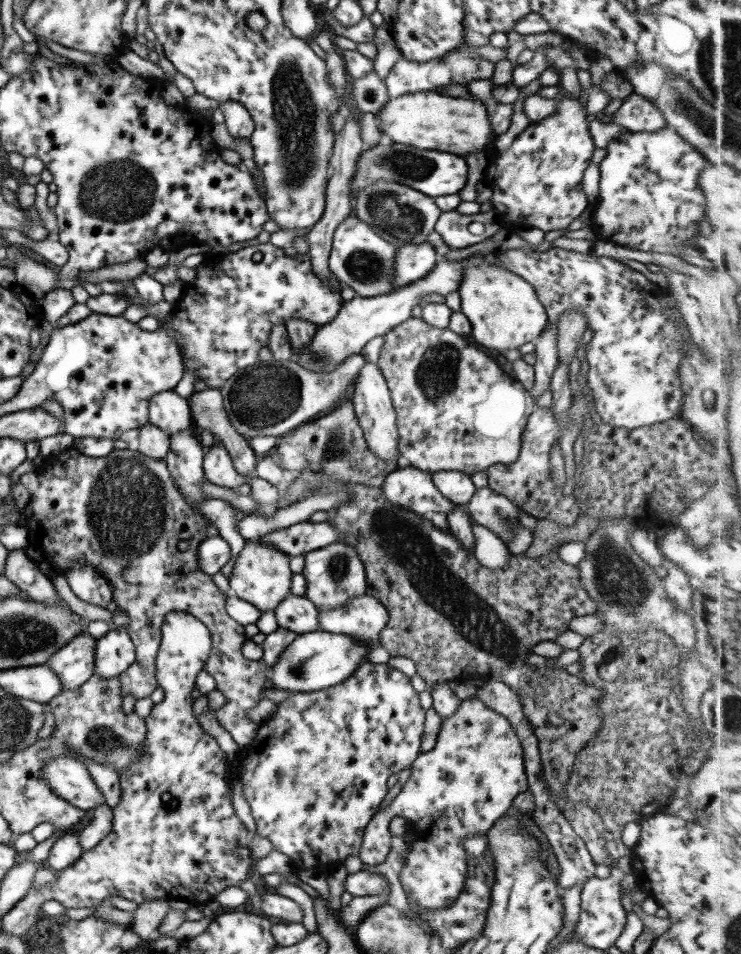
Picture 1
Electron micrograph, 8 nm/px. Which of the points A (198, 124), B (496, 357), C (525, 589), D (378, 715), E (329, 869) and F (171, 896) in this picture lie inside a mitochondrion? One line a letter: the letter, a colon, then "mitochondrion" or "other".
A: other
B: other
C: other
D: other
E: other
F: other

